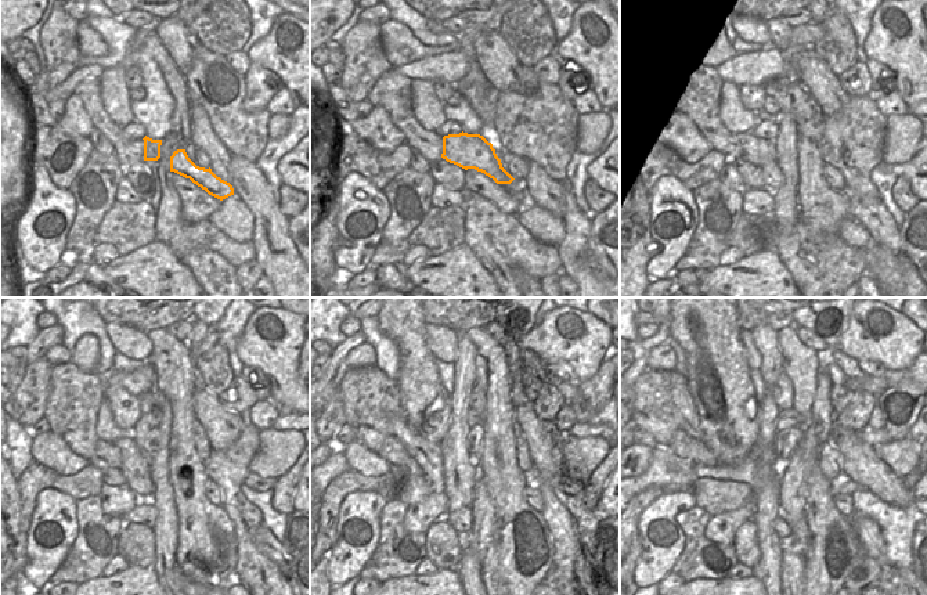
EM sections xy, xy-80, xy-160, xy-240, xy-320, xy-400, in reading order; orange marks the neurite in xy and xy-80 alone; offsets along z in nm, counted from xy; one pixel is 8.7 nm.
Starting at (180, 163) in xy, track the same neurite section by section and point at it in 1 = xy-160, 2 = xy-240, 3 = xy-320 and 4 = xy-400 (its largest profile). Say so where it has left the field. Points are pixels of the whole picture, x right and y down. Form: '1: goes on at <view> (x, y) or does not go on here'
1: goes on at xy-160 (750, 148)
2: goes on at xy-240 (107, 455)
3: goes on at xy-320 (392, 450)
4: goes on at xy-400 (692, 449)

